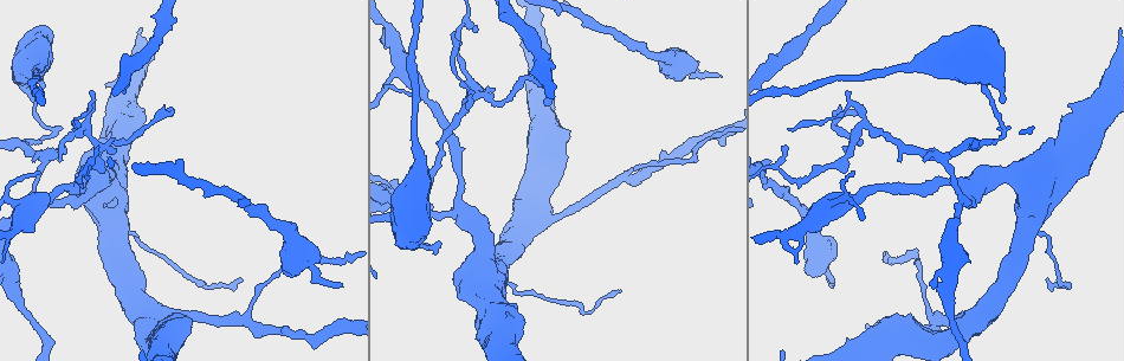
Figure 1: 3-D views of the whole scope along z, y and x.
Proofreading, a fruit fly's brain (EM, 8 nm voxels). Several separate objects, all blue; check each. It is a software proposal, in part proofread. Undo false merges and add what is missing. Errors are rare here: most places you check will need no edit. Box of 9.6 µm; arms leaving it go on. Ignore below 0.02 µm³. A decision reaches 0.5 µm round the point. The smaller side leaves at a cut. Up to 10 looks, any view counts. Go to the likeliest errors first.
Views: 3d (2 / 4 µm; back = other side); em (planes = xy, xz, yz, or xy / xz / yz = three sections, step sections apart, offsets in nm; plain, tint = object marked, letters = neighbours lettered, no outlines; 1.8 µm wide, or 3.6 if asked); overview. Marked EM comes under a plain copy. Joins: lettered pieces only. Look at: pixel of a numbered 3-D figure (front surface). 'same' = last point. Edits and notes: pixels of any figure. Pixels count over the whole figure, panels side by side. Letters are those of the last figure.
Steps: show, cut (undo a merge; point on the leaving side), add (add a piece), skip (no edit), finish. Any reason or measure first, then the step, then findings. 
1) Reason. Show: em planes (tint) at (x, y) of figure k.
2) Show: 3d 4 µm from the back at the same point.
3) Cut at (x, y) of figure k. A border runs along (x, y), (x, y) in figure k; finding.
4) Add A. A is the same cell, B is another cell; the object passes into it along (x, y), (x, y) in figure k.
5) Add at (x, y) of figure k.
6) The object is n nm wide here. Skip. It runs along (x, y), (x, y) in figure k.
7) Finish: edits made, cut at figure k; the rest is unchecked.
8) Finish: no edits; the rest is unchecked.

Three arms meet. Show: em planes (letters) at (42, 158) of figure 1.

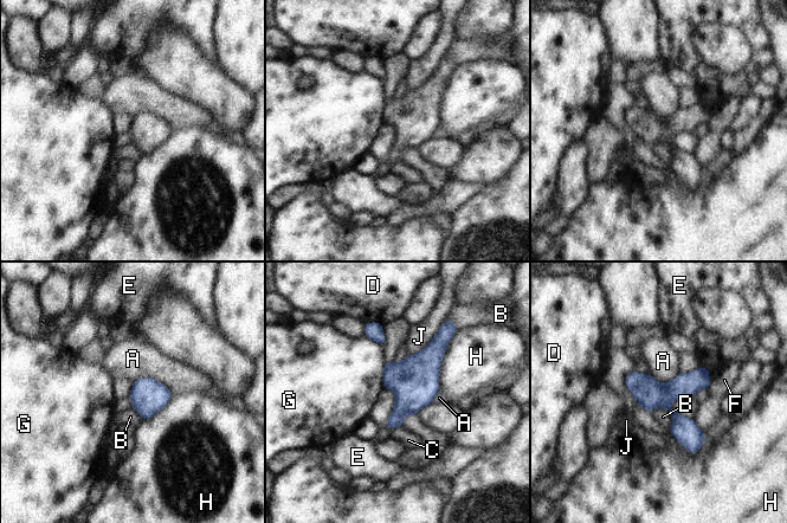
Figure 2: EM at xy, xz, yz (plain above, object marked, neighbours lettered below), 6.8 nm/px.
The object is 200 nm wide here. Skip. A, B, C, D, E, F, G, H and J are other cells; a border runs along (133, 381), (153, 378), (172, 396) in figure 2; all the same neuron.

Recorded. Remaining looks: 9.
Three arms meet. Show: em planes (letters) at (935, 317) of figure 1.

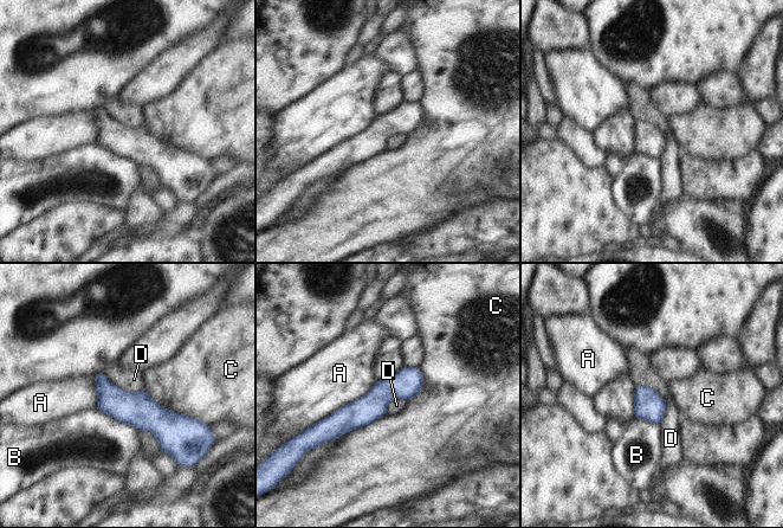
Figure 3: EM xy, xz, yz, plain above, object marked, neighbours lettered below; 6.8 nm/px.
Skip. A, B, C and D are other cells; a border runs along (651, 387), (666, 405), (660, 424) in figure 3; continuous, no second neuron.

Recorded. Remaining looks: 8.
Tapers out. Show: em planes (tint) at (789, 128) of figure 1.

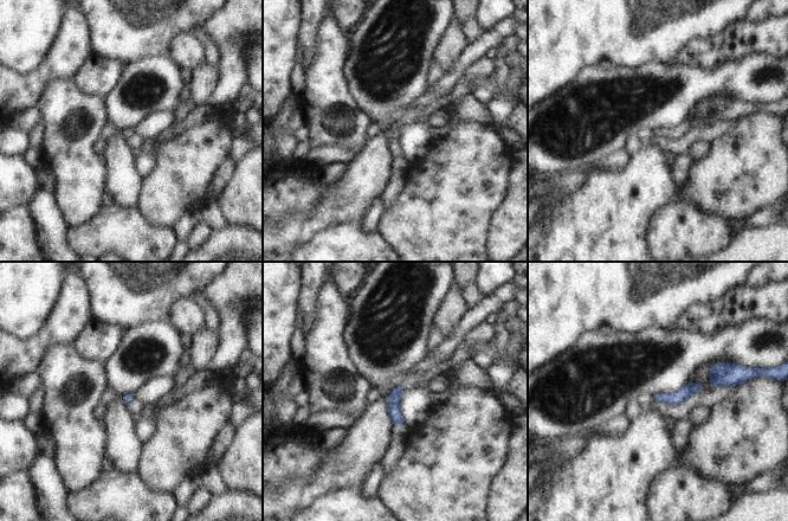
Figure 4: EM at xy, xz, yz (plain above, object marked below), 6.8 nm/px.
See the neighbours. Show: em planes (letters) at the same point.

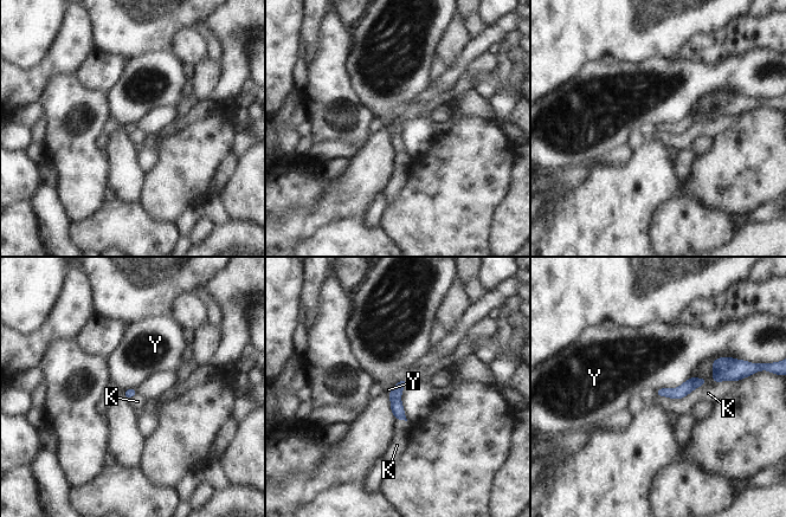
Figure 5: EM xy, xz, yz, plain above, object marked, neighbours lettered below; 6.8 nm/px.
Skip. K and Y are other cells; a border runs along (691, 375), (674, 388), (655, 391) in figure 5; no lettered piece goes on from it.

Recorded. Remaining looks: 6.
Calibre changes. Show: em 3.6 µm planes (letters) at (398, 240) of figure 1.

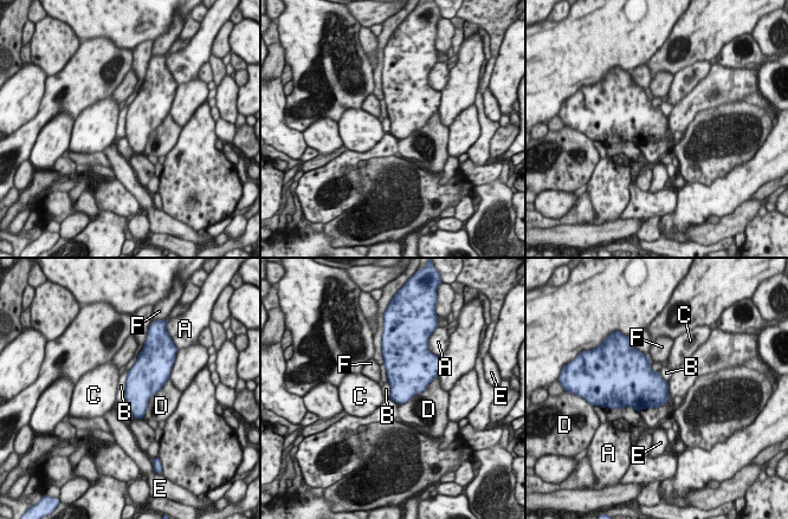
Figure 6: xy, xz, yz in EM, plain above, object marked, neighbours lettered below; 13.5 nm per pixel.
Skip. A, B, C, D, E and F are other cells; a border runs along (128, 371), (124, 401) in figure 6; continuous, no second neuron.

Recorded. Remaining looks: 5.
Finish: no edits; the rest is unchecked.

